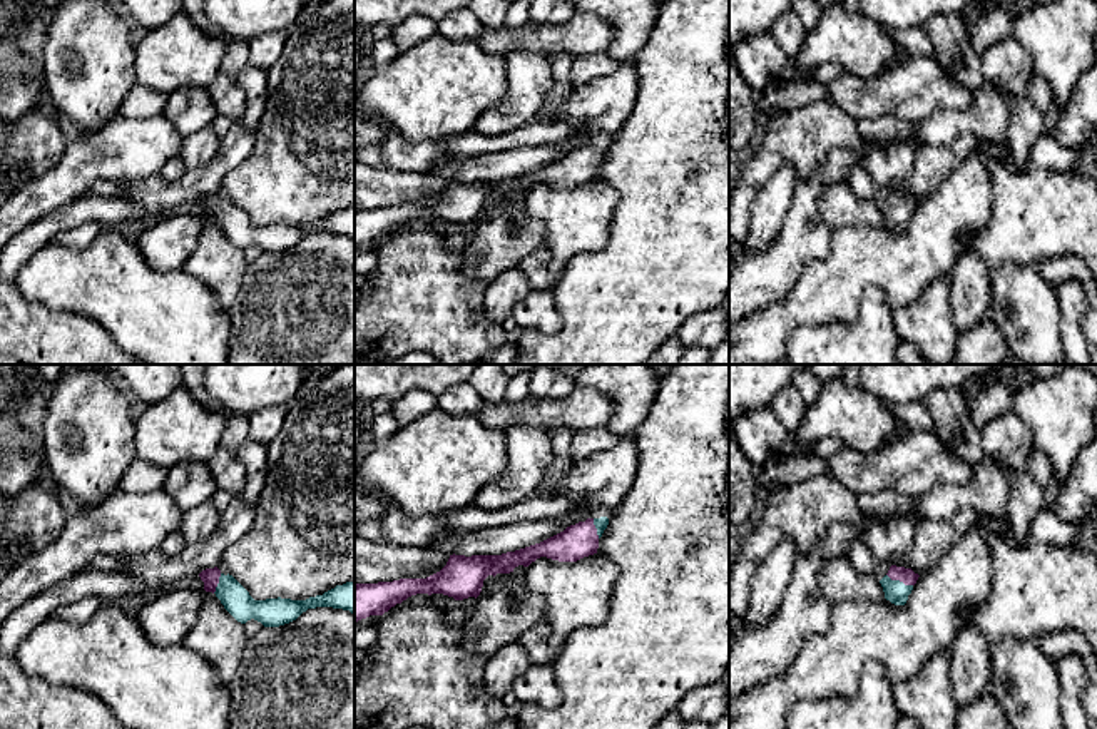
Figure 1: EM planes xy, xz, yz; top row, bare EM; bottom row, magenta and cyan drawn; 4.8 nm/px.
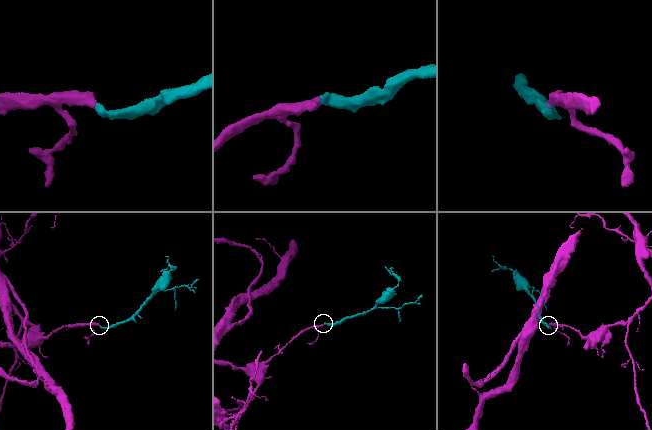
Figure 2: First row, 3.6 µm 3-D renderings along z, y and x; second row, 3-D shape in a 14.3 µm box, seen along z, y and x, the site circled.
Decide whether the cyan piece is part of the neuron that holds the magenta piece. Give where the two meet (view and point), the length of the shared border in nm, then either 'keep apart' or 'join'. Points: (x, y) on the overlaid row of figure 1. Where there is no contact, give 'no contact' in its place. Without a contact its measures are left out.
contact yz (900, 581); length 140 nm; join

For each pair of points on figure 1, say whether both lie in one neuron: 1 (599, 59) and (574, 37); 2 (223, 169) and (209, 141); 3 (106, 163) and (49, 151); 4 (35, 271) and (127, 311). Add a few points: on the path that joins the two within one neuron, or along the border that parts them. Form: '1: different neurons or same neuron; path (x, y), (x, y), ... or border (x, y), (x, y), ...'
1: different neurons; border (606, 49), (584, 52), (576, 57)
2: different neurons; border (221, 139), (216, 154), (208, 163), (188, 171)
3: different neurons; border (67, 141), (62, 156), (32, 179)
4: same neuron; path (59, 278), (97, 281), (104, 288)

